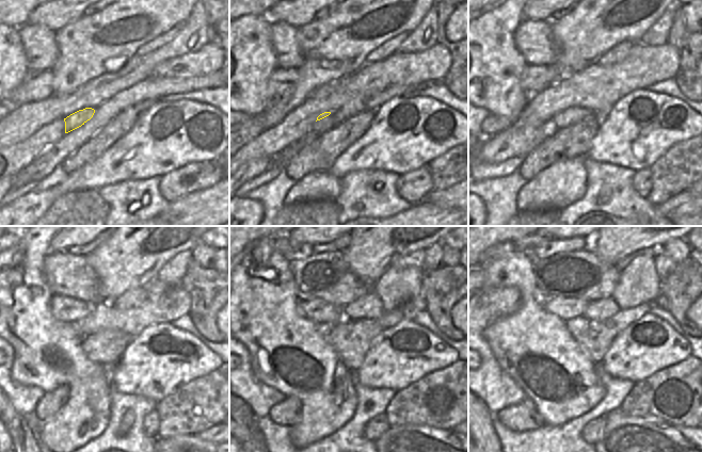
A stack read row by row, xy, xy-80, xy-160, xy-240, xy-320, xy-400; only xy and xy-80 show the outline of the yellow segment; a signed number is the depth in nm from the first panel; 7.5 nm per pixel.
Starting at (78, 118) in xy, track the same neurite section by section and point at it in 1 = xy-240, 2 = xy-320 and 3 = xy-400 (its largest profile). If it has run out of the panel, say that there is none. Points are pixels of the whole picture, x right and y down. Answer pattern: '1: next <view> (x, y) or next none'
1: next xy-240 (105, 348)
2: next xy-320 (351, 339)
3: next xy-400 (595, 337)

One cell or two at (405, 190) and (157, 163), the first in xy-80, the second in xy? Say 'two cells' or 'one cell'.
two cells

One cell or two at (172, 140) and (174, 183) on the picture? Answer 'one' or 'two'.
two

